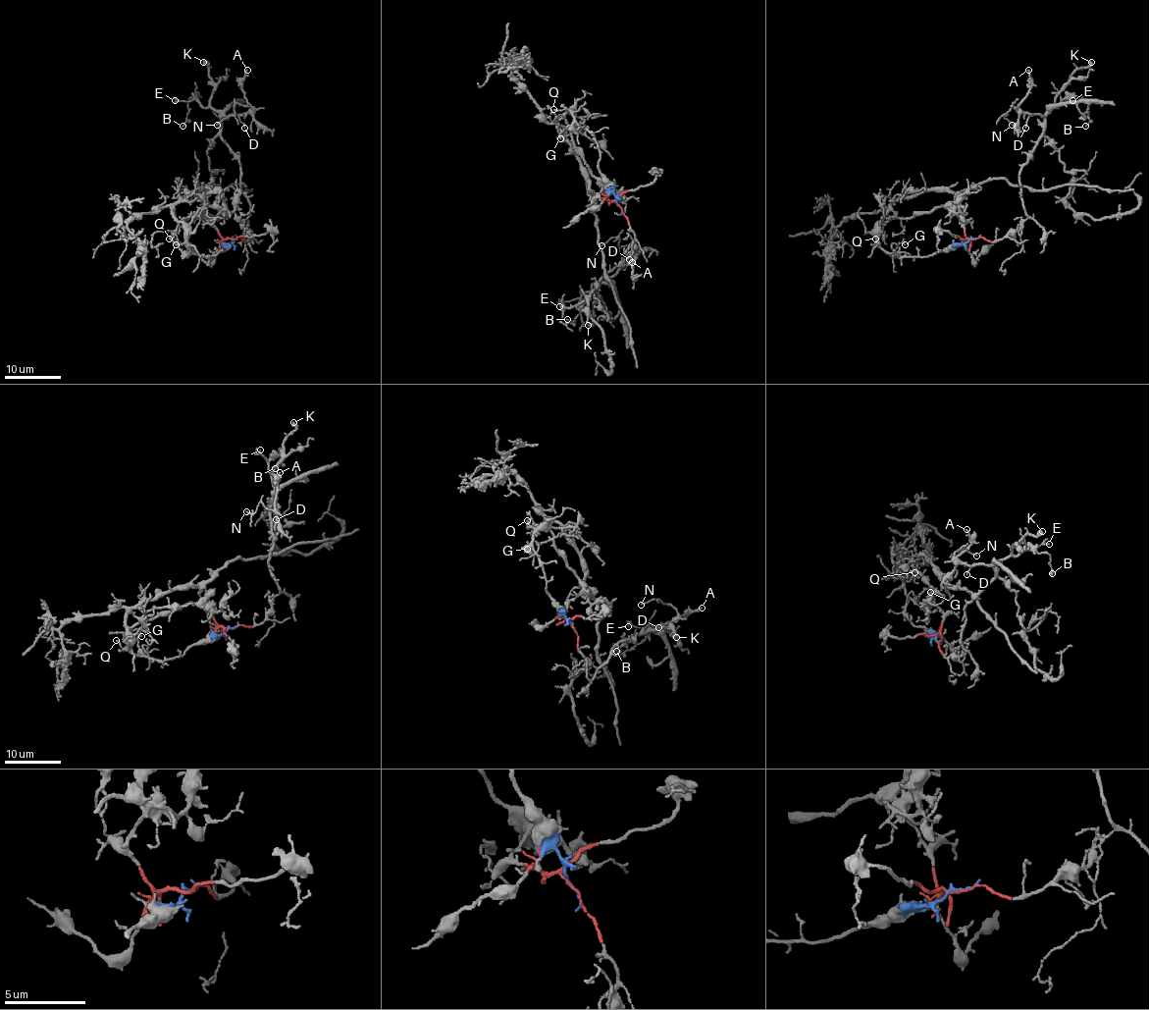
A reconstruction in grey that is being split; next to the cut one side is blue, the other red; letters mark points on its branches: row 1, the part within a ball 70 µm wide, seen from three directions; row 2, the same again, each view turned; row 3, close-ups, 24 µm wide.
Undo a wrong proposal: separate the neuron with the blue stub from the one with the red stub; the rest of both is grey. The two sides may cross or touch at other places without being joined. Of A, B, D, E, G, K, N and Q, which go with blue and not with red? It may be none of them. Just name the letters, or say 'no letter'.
G, Q

